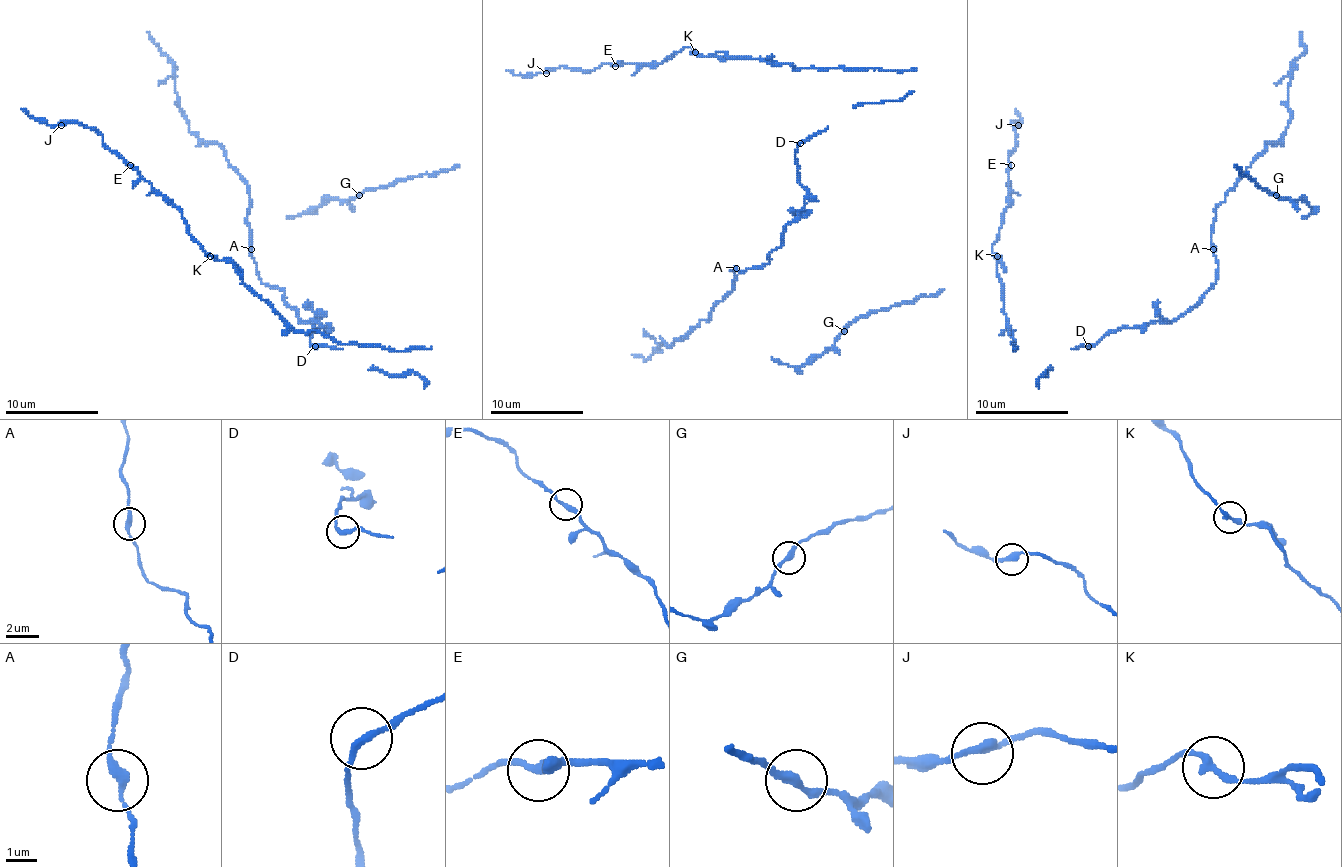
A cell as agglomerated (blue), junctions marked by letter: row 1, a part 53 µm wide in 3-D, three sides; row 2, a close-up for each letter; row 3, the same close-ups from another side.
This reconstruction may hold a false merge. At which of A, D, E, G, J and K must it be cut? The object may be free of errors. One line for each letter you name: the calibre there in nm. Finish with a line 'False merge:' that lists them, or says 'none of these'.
False merge: none of these

